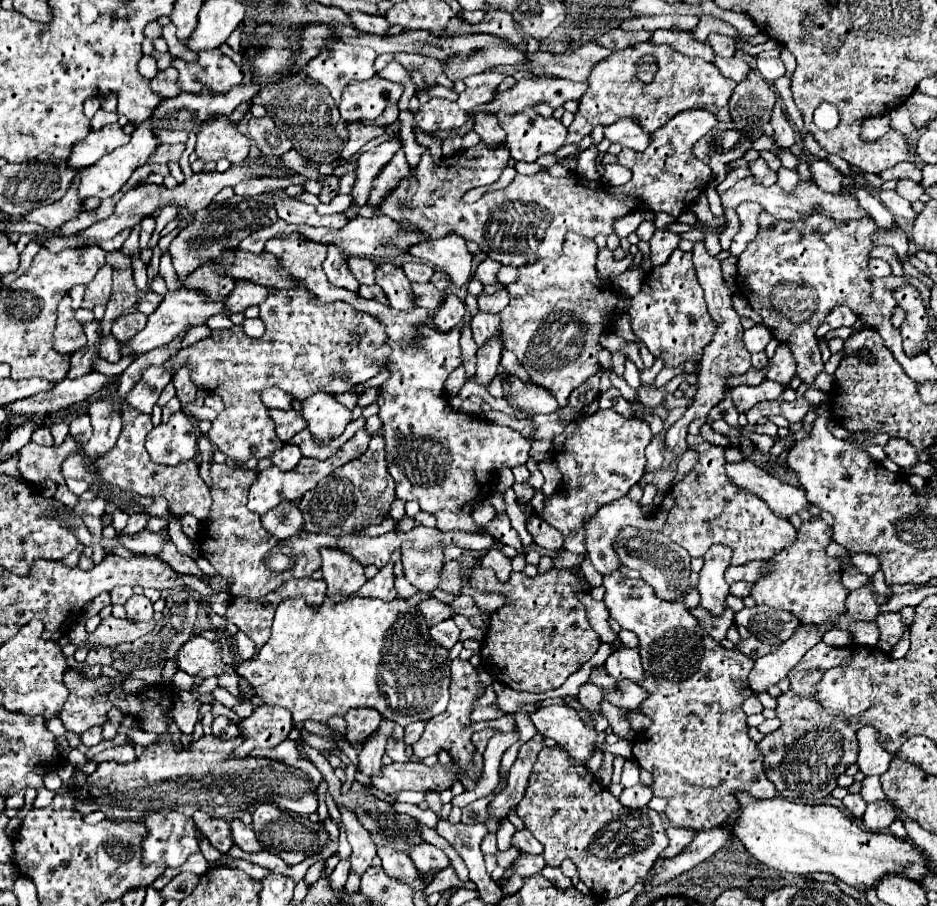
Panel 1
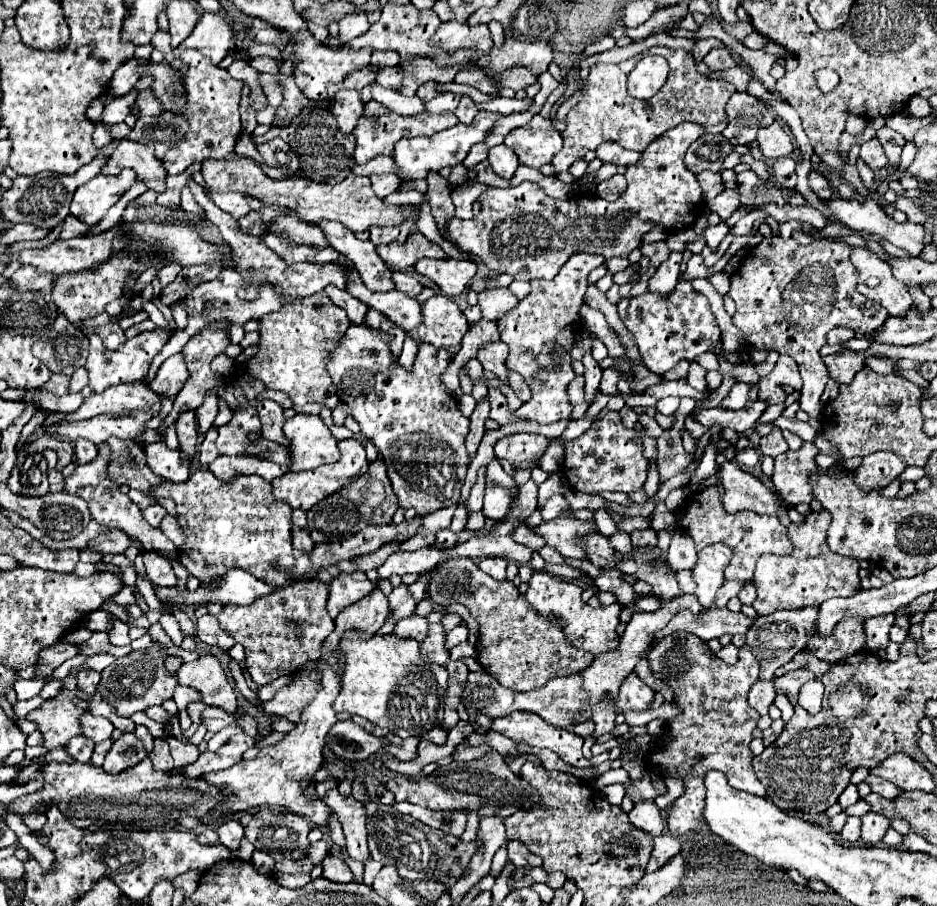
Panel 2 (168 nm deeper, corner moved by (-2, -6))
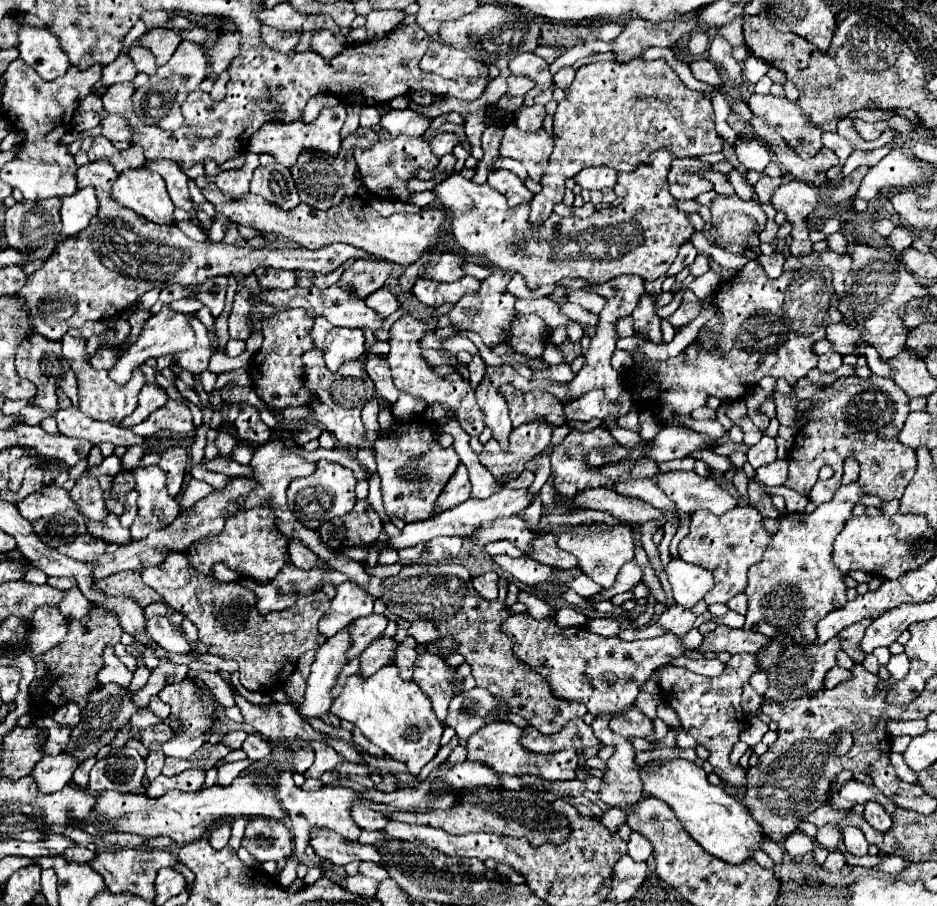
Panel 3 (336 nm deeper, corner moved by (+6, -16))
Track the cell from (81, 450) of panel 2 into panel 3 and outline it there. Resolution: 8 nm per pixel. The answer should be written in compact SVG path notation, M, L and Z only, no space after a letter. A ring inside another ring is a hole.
M83 476L81 480L77 480L77 484L75 484L75 488L71 490L69 496L79 506L81 514L85 518L89 518L93 522L103 522L107 518L103 492L101 492L101 486L99 486L97 478Z

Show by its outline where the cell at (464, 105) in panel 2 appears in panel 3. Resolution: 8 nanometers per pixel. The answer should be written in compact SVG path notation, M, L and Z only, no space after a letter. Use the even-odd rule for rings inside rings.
M439 134L439 136L435 136L431 140L431 150L435 152L437 158L441 158L441 156L453 152L455 144L457 144L457 136L455 134Z

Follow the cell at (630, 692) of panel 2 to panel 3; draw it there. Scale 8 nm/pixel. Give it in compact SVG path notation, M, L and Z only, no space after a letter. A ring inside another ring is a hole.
M631 706L627 710L627 716L611 720L609 728L615 734L627 736L627 738L649 738L653 734L653 722L643 712L639 712L637 706Z

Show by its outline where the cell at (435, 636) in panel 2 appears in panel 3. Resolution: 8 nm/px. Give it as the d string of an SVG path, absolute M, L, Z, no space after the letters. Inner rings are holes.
M407 636L401 644L399 644L399 648L397 648L397 656L395 656L395 664L397 664L397 668L399 668L399 676L403 678L403 680L411 680L411 676L413 676L413 666L415 666L415 658L417 658L417 642L411 638L411 636Z

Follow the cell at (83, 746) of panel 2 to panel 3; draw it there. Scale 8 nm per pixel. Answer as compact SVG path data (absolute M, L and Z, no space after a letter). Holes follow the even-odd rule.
M43 756L31 770L31 776L41 794L53 794L71 782L75 768L77 760L73 756Z

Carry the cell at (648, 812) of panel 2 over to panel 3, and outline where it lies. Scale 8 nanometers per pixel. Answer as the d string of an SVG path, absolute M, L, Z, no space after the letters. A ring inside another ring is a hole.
M637 832L631 834L631 840L629 840L629 852L627 852L635 862L647 862L649 856L653 854L651 852L651 842L647 842L647 838L639 836Z

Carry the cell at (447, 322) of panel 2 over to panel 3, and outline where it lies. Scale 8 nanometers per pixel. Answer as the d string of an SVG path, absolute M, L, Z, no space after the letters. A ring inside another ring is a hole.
M411 314L401 316L393 328L389 330L389 346L391 352L387 354L387 362L391 368L391 376L393 382L399 390L411 394L411 396L419 396L427 408L431 408L433 404L441 404L445 410L453 412L453 418L461 424L461 428L469 434L469 436L479 436L485 428L483 424L483 412L479 410L477 402L475 402L475 390L471 388L471 384L461 376L461 374L449 374L449 376L439 376L433 372L433 368L421 358L423 348L420 346L420 340L425 337L430 330L425 326L425 322L413 318Z

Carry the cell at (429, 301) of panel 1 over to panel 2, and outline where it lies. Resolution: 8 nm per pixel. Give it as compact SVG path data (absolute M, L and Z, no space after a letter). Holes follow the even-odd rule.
M355 270L351 272L351 286L347 286L347 292L355 294L355 298L359 298L363 304L387 314L391 320L395 320L395 324L399 324L407 332L423 322L421 304L417 298L401 294L399 290L391 290L387 294L369 292L363 282L359 282L359 274Z

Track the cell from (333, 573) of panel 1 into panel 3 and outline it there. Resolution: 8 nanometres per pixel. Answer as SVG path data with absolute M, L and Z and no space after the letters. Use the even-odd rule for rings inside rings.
M343 582L337 586L337 596L331 600L329 610L319 620L319 632L331 638L335 632L347 628L353 620L369 616L373 612L375 598L363 592L355 582Z

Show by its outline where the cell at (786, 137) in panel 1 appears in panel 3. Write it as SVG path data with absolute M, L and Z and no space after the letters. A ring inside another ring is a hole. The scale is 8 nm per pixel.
M737 138L735 154L737 154L737 160L747 170L755 170L755 172L763 172L765 166L769 164L769 160L771 160L771 150L759 140Z

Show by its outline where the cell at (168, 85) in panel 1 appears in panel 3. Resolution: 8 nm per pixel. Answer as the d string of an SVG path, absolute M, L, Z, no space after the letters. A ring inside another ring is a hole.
M105 116L101 120L101 136L109 142L121 142L131 138L131 130L121 116Z

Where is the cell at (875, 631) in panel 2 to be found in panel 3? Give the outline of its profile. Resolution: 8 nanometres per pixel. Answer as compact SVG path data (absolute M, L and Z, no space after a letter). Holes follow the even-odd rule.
M861 620L859 624L851 624L849 628L843 628L843 632L837 634L839 642L841 642L841 650L853 660L853 662L863 662L865 654L859 648L859 642L863 638L863 632L867 628L867 624L871 624L871 620Z

